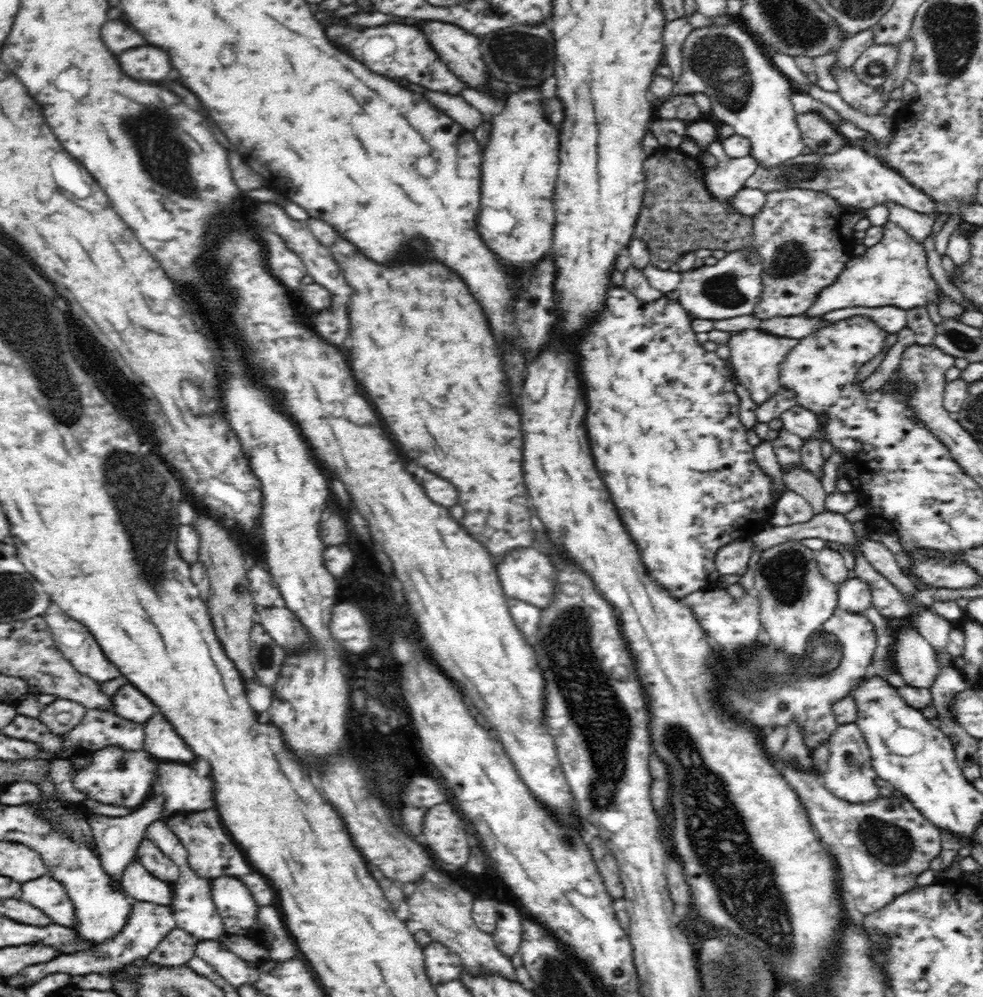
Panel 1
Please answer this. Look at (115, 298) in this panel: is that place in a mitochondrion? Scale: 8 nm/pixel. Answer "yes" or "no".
no

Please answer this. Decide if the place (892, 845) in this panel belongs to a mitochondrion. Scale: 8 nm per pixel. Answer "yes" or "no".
yes

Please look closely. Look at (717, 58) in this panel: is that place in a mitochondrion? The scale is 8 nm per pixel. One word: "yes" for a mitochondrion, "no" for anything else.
yes

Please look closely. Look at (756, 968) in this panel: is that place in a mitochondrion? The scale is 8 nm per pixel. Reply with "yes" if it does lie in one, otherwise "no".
yes

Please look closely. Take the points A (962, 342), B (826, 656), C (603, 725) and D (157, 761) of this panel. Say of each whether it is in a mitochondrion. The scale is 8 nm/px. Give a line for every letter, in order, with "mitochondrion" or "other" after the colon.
A: mitochondrion
B: mitochondrion
C: mitochondrion
D: other

